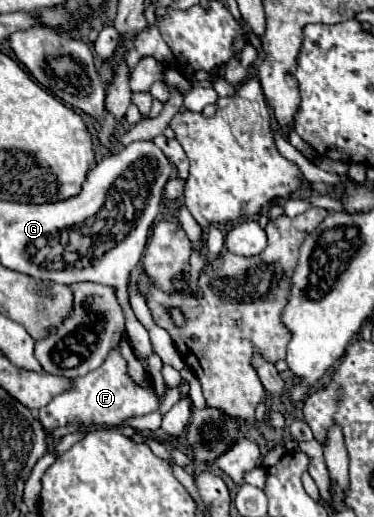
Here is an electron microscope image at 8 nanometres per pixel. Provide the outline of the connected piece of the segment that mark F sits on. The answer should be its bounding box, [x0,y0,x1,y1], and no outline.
[39,348,161,428]

